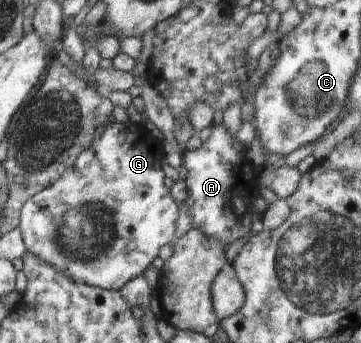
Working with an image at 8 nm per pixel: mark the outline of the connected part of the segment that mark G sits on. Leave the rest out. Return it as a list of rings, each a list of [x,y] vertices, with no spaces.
[[[114,121],[112,124],[106,126],[106,130],[104,130],[102,136],[97,140],[93,140],[90,146],[82,154],[79,154],[78,158],[75,158],[74,166],[66,169],[58,177],[58,180],[54,181],[54,184],[37,192],[21,206],[18,228],[20,229],[27,252],[36,256],[39,261],[44,261],[56,267],[61,273],[64,273],[74,281],[80,281],[87,285],[103,289],[119,291],[129,280],[142,275],[144,270],[152,265],[154,258],[158,256],[160,247],[168,244],[168,242],[173,242],[176,219],[179,213],[179,203],[172,198],[170,189],[167,189],[166,184],[164,184],[166,178],[164,171],[162,171],[162,165],[164,163],[163,154],[162,137],[156,134],[150,126],[132,123],[130,121],[125,124]]]

